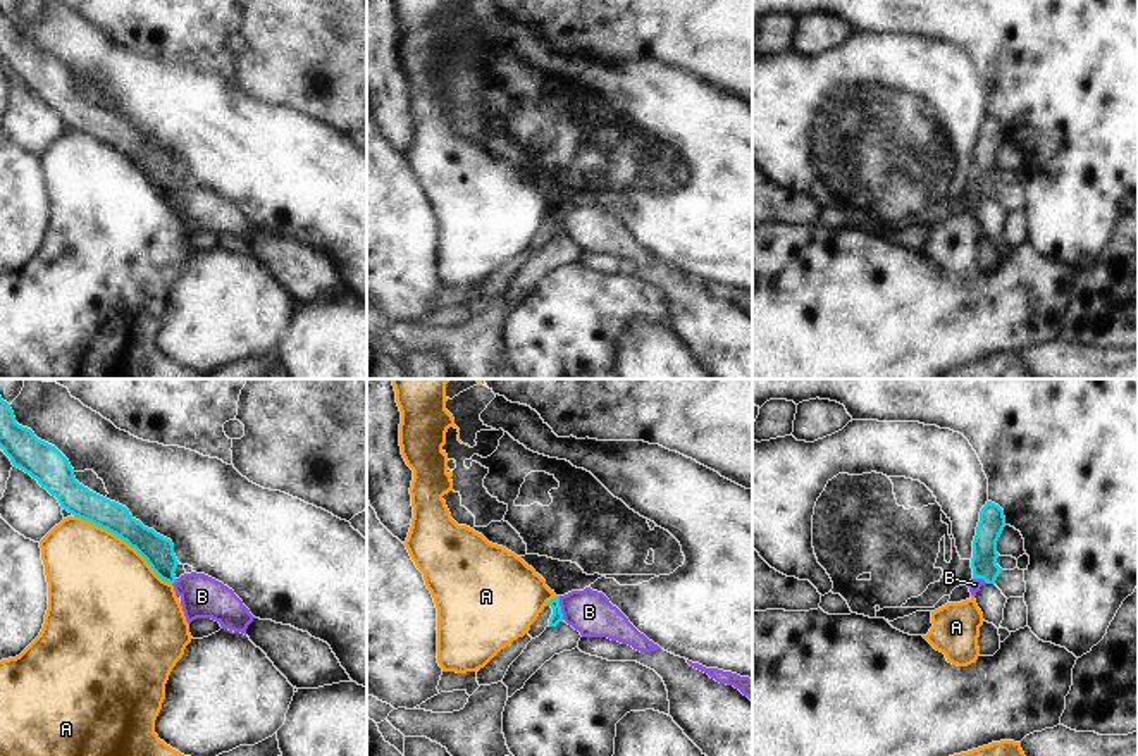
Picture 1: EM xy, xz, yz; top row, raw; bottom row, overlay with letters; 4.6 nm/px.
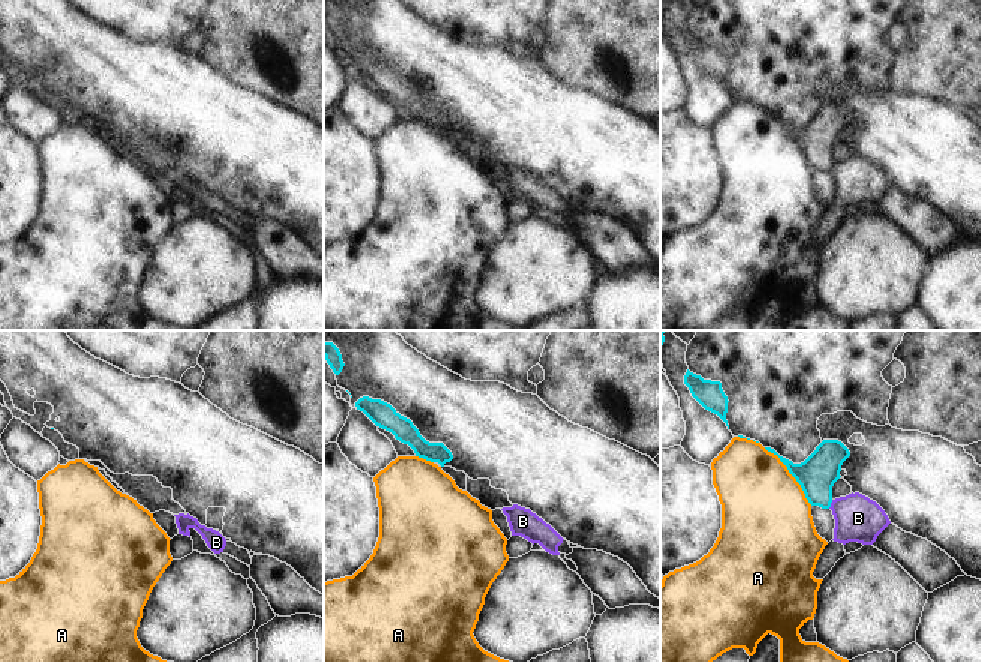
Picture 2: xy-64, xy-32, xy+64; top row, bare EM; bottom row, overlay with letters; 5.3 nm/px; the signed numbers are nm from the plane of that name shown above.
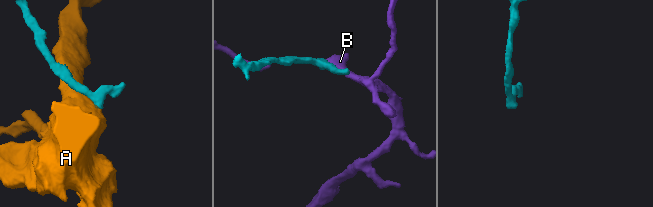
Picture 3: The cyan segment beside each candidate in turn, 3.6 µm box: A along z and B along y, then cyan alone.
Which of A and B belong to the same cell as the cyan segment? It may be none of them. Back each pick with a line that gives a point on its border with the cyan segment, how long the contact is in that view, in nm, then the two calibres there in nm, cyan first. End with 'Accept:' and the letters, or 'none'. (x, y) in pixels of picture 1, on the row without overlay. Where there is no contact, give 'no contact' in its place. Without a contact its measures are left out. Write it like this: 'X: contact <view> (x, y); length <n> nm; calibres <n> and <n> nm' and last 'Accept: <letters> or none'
Accept: none

